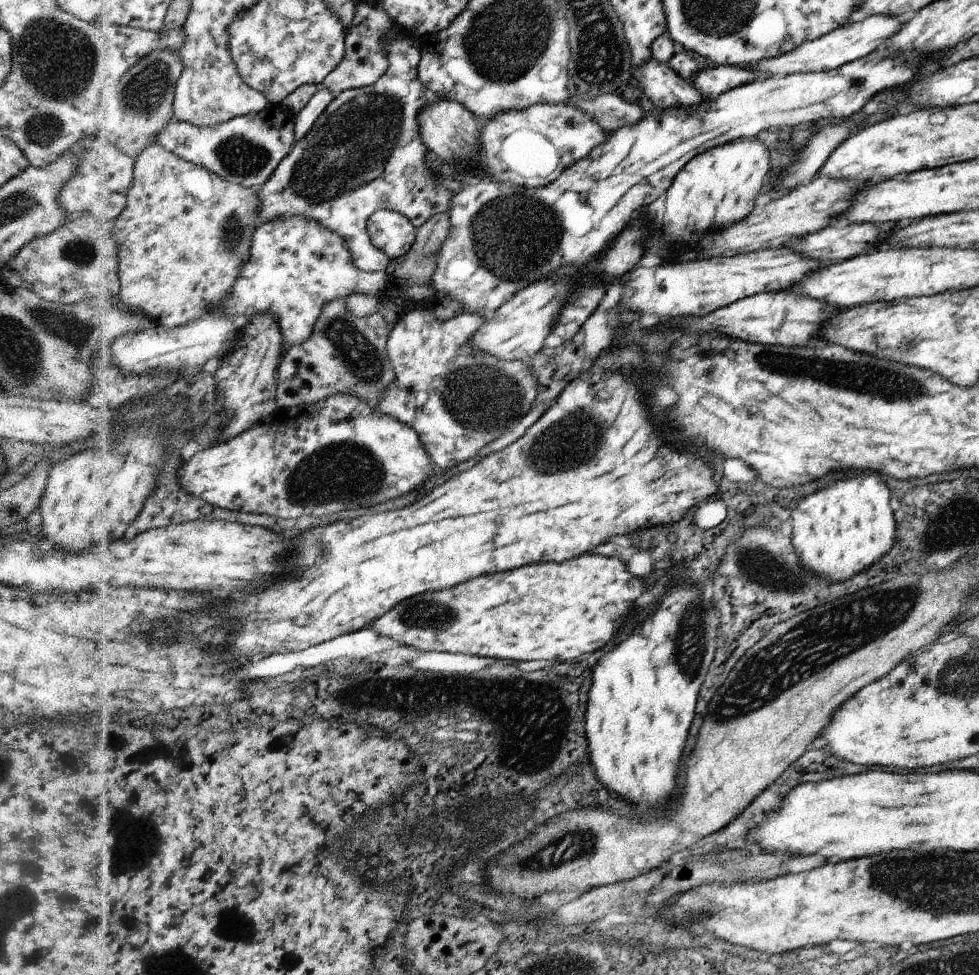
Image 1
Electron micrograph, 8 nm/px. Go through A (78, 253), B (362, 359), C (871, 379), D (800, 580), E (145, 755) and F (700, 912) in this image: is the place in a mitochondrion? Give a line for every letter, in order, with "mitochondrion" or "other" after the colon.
A: mitochondrion
B: mitochondrion
C: mitochondrion
D: mitochondrion
E: other
F: mitochondrion

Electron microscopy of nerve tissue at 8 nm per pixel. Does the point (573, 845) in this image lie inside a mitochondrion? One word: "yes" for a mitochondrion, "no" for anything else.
yes

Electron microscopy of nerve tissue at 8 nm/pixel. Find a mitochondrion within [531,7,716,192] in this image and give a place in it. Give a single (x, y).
(604, 49)

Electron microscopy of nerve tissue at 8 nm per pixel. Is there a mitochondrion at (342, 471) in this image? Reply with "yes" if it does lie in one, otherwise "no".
yes

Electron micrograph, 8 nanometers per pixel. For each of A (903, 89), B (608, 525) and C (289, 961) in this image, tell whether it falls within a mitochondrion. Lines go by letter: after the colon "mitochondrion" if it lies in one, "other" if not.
A: other
B: other
C: other

